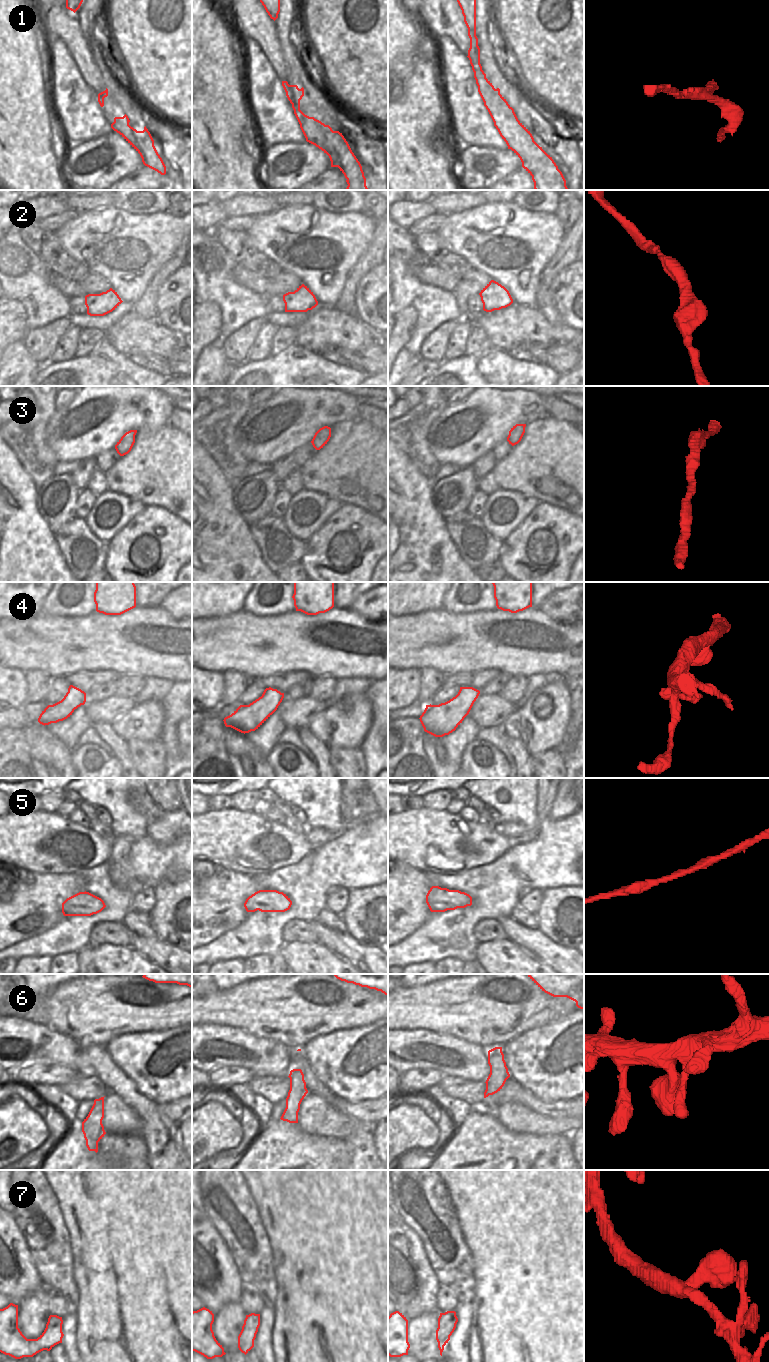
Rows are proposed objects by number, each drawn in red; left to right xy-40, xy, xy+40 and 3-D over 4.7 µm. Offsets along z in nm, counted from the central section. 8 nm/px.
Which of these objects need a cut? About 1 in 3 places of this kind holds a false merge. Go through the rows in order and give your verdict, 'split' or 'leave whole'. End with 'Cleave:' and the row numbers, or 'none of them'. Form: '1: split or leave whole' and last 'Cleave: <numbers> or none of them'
1: split
2: leave whole
3: leave whole
4: leave whole
5: leave whole
6: leave whole
7: leave whole
Cleave: 1

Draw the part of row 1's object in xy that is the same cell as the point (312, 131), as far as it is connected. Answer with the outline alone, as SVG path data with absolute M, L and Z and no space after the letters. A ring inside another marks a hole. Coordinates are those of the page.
M282 81L282 86L286 92L288 100L292 104L294 114L300 124L300 128L306 141L329 155L330 148L328 146L328 138L326 134L314 117L309 117L300 110L300 100L304 96L304 88L302 87L299 89L297 85L289 85L287 81Z

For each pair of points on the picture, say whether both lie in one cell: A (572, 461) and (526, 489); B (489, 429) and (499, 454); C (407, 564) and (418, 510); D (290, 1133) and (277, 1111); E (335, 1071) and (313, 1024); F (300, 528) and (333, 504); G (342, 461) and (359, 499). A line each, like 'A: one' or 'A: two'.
A: one
B: two
C: one
D: two
E: two
F: one
G: one

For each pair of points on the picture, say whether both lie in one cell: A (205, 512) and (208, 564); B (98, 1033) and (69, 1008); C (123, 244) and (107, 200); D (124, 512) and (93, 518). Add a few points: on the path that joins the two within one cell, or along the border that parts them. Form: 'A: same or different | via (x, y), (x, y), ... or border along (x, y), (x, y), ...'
A: same | via (208, 525), (208, 551)
B: same | via (91, 1026), (76, 1011)
C: different | border along (110, 205), (86, 211)
D: same | via (115, 515), (102, 528), (98, 527)

